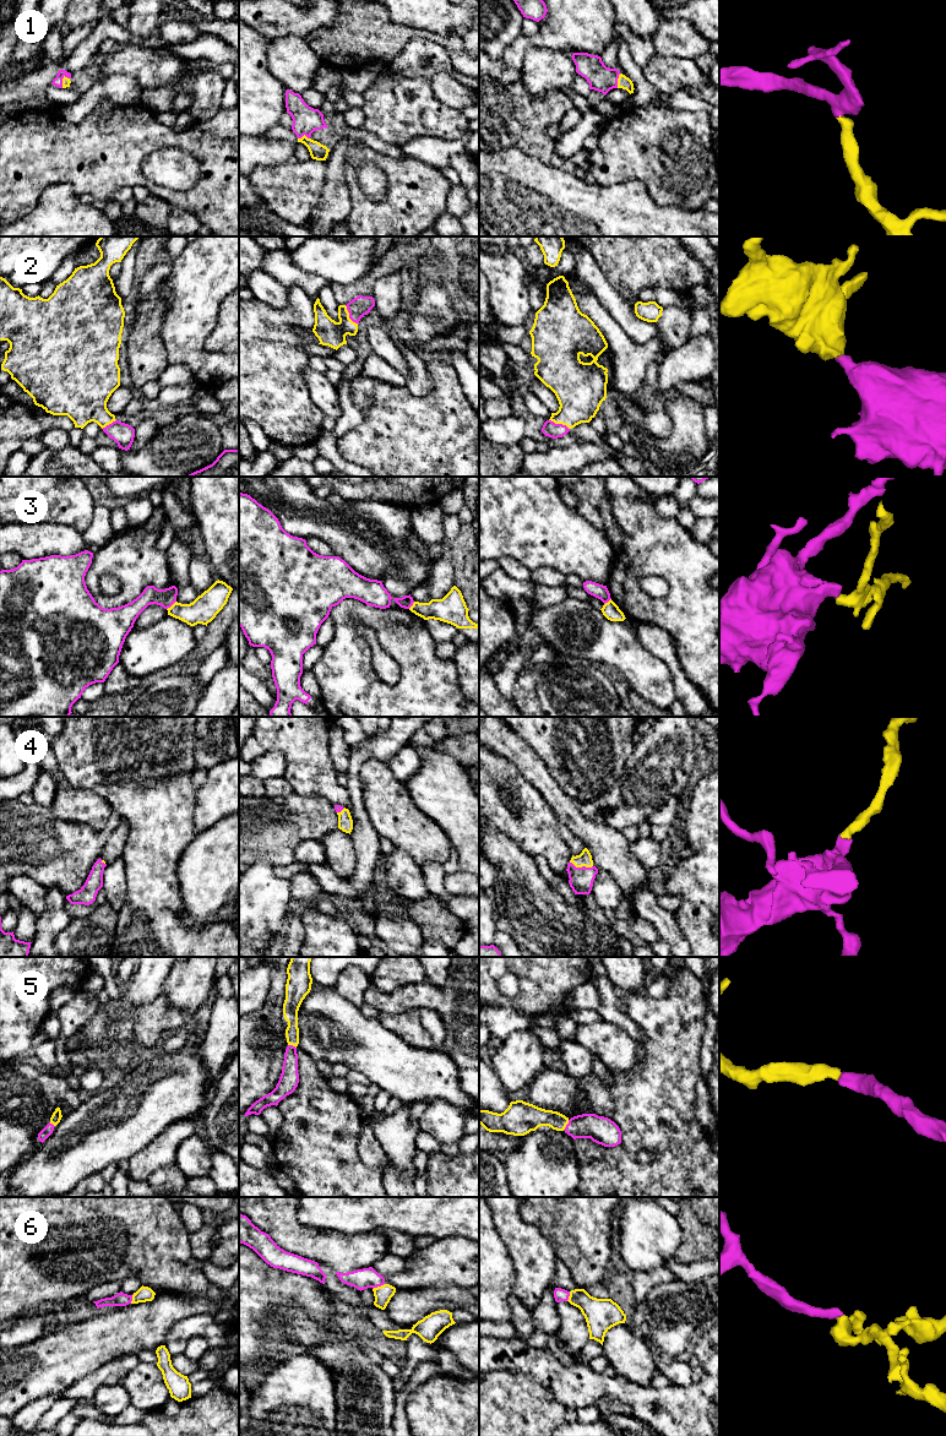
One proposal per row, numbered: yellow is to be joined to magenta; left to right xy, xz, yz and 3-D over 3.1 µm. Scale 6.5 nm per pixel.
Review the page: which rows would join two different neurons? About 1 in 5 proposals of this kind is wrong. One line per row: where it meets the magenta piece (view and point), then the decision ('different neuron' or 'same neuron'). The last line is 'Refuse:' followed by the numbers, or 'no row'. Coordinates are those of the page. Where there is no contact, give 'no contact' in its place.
1: yz (616, 81) | same neuron
2: xz (349, 315) | same neuron
3: xy (170, 605) | different neuron
4: yz (582, 866) | same neuron
5: yz (566, 1125) | same neuron
6: xz (378, 1285) | same neuron
Refuse: 3

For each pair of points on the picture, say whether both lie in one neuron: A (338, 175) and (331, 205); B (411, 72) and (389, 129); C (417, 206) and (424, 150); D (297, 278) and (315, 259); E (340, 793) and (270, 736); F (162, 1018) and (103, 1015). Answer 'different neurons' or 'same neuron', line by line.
A: same neuron
B: same neuron
C: different neurons
D: different neurons
E: same neuron
F: different neurons

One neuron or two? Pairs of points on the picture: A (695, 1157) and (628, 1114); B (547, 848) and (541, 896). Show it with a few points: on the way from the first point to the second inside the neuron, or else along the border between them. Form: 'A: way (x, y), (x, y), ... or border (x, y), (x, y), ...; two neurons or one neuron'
A: way (678, 1140), (665, 1127), (658, 1126), (645, 1114); one neuron
B: border (511, 838), (532, 858); two neurons

